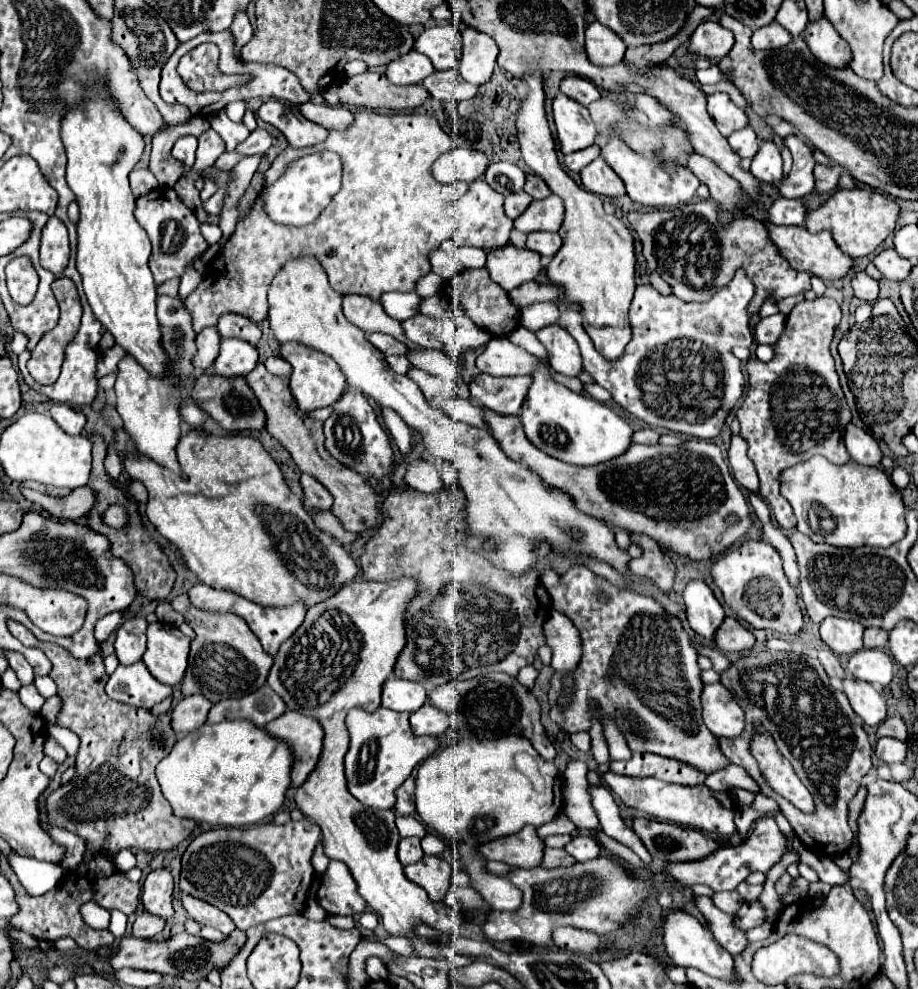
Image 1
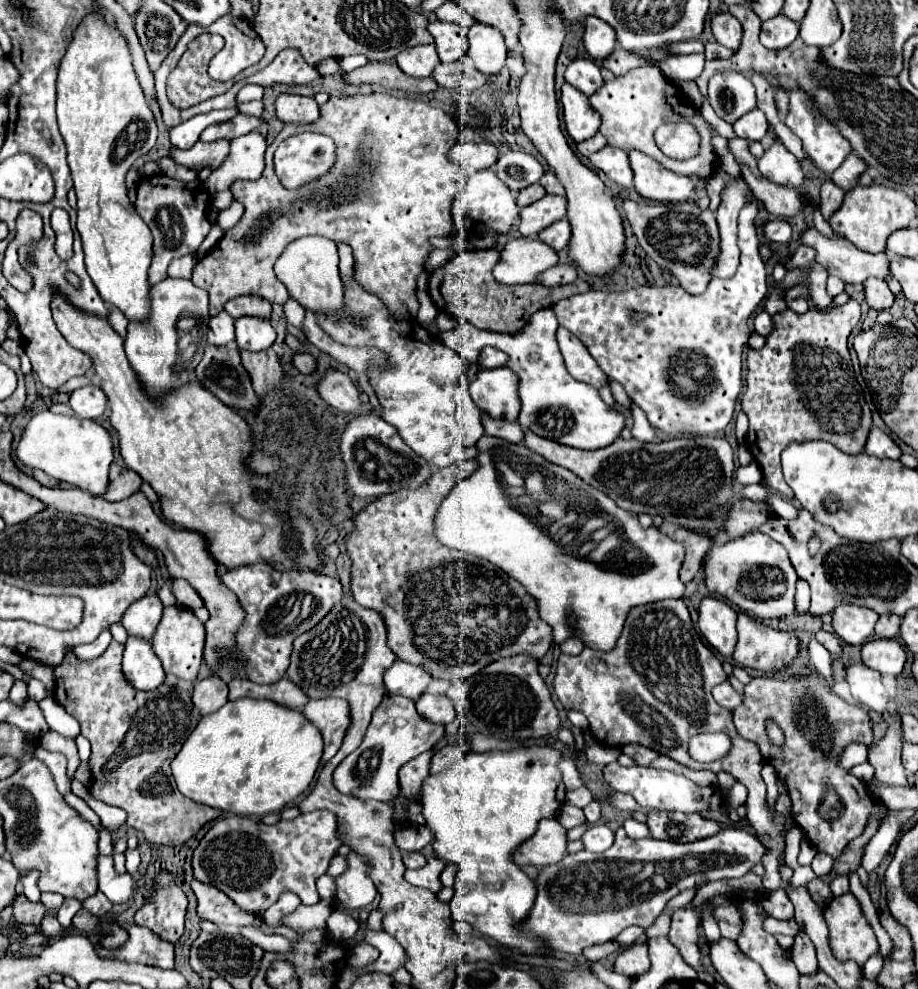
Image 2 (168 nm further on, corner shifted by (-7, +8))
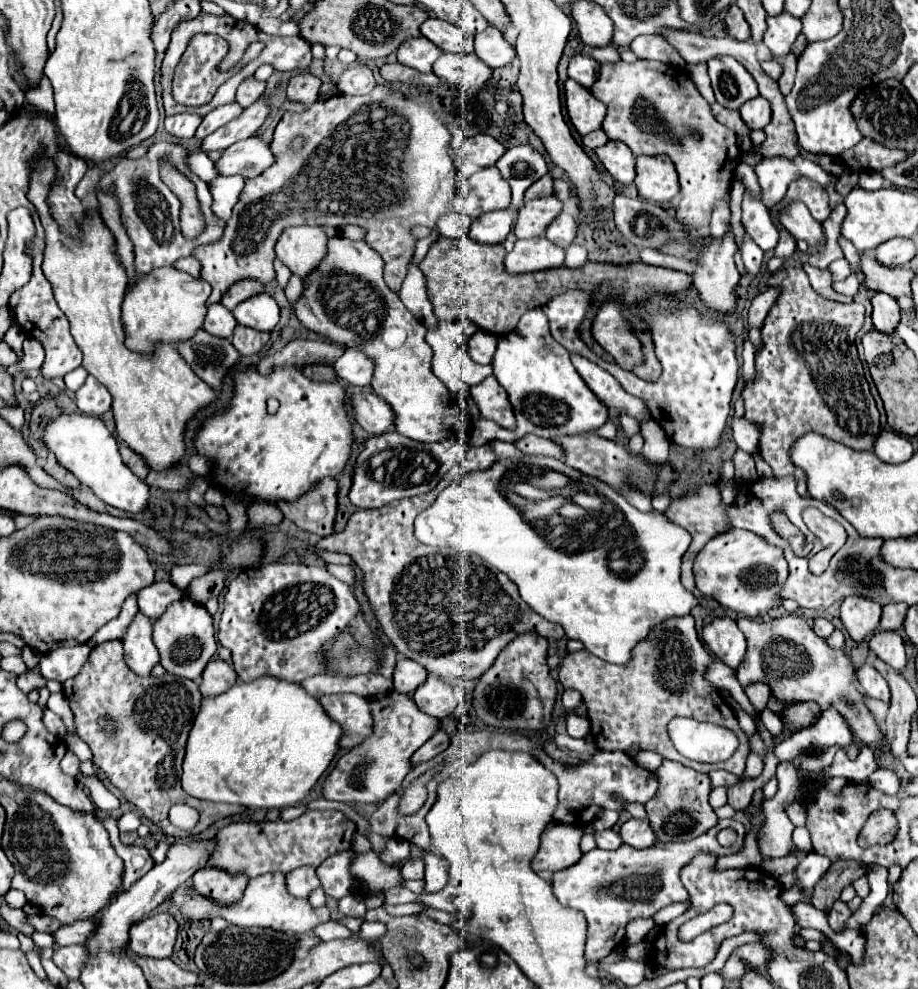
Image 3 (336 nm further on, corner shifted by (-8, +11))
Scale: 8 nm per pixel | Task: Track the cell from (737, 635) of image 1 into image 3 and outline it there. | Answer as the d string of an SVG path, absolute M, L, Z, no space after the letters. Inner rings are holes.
M797 614L767 622L741 616L737 620L737 626L747 638L745 658L737 668L741 686L747 686L751 682L765 682L777 698L783 698L789 704L803 700L813 700L819 704L819 700L829 700L829 704L833 704L843 714L857 738L873 748L877 760L877 746L887 744L885 734L875 722L873 714L867 710L863 694L853 686L855 668L849 658L845 658L843 650L831 650L825 640L821 640Z

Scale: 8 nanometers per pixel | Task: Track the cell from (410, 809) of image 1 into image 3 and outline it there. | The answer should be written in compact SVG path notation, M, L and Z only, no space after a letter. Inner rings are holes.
M443 730L435 732L435 734L411 756L411 768L417 768L419 764L423 764L423 762L435 758L435 756L441 754L443 750L447 750L447 746L449 746L449 736L447 736Z

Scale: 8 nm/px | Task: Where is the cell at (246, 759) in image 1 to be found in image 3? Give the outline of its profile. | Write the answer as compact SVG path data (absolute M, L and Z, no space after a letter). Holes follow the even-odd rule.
M269 676L241 682L221 696L203 698L201 710L189 732L181 786L193 798L241 804L251 810L297 806L333 760L339 750L339 738L339 724L331 722L319 700L309 696L299 684Z

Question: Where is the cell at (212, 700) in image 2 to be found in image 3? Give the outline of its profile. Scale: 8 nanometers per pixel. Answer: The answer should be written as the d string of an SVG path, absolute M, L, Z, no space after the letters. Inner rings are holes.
M211 660L207 668L201 674L199 690L203 696L219 696L225 694L231 686L235 686L237 674L229 662L223 660Z

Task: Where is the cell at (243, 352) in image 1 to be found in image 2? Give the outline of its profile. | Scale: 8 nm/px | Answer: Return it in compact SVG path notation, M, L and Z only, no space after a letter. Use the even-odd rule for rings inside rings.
M244 315L236 319L236 345L240 349L268 349L276 339L276 331L270 325L270 319Z

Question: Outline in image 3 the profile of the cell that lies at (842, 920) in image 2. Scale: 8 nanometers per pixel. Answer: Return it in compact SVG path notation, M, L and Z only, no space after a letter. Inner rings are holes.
M837 900L837 902L833 904L833 908L827 912L827 916L829 916L829 926L831 926L835 932L843 930L845 924L847 924L847 920L851 918L851 914L853 914L853 912L849 910L849 906L847 906L845 902Z

